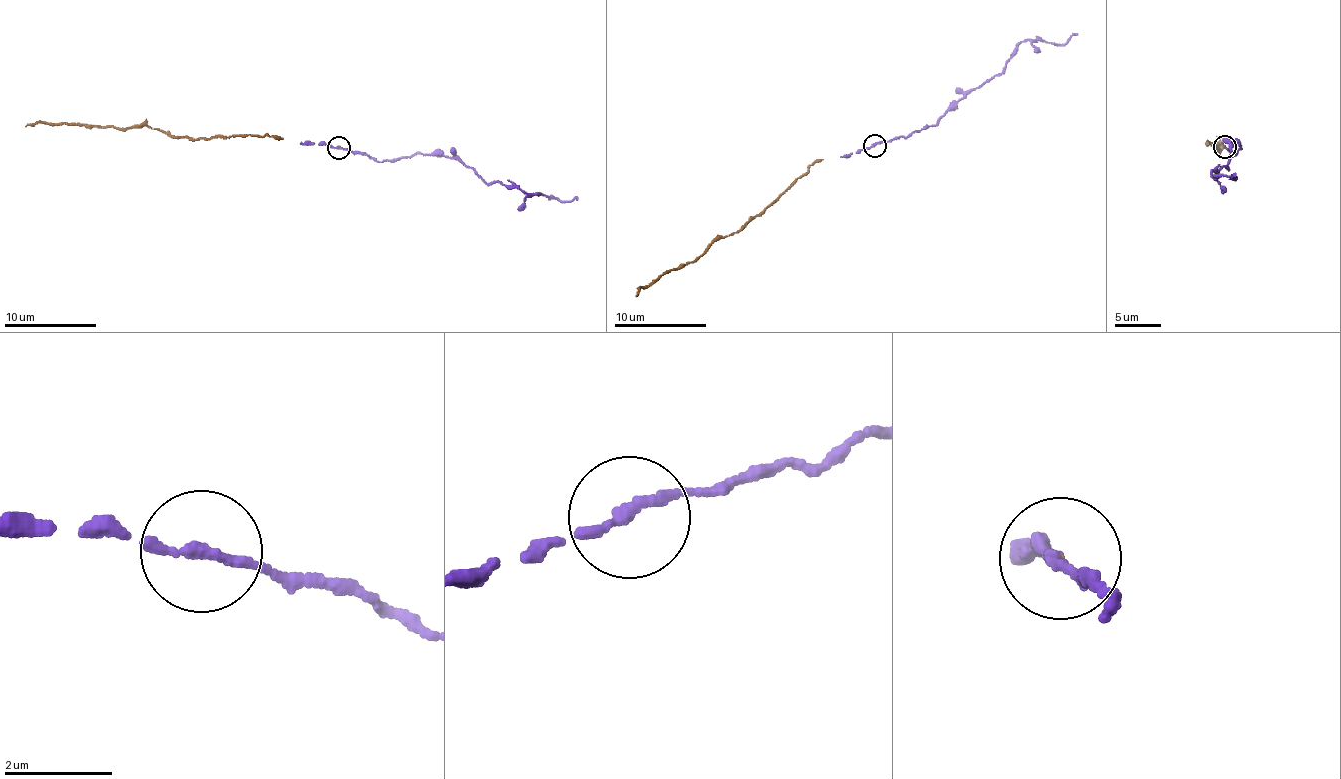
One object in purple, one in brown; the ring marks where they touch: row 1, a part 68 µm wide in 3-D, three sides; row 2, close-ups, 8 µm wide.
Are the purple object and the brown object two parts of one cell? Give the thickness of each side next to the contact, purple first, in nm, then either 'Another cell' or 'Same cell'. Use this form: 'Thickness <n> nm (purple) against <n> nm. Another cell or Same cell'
Thickness 180 nm (purple) against 30 nm. Same cell

